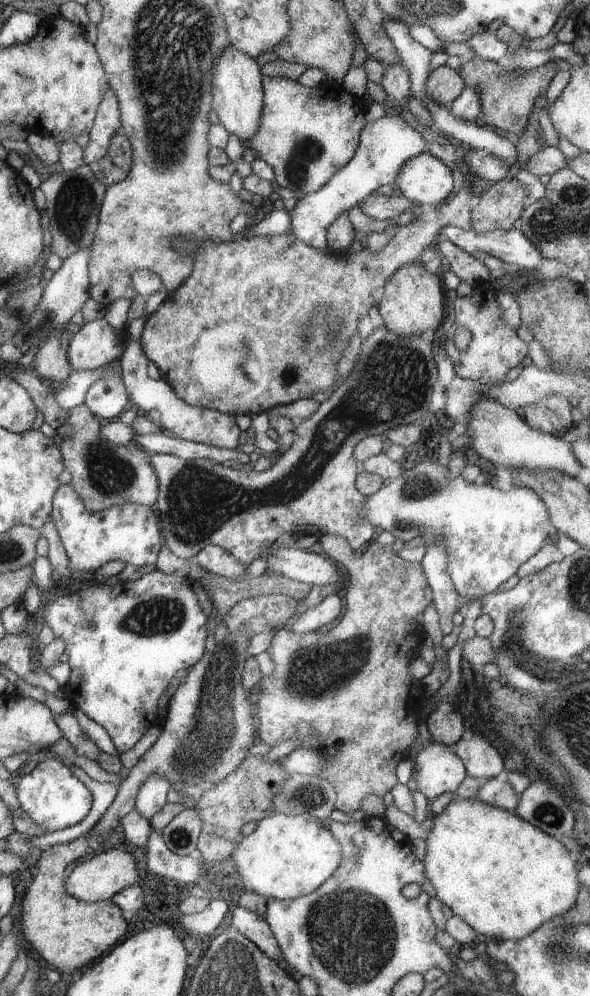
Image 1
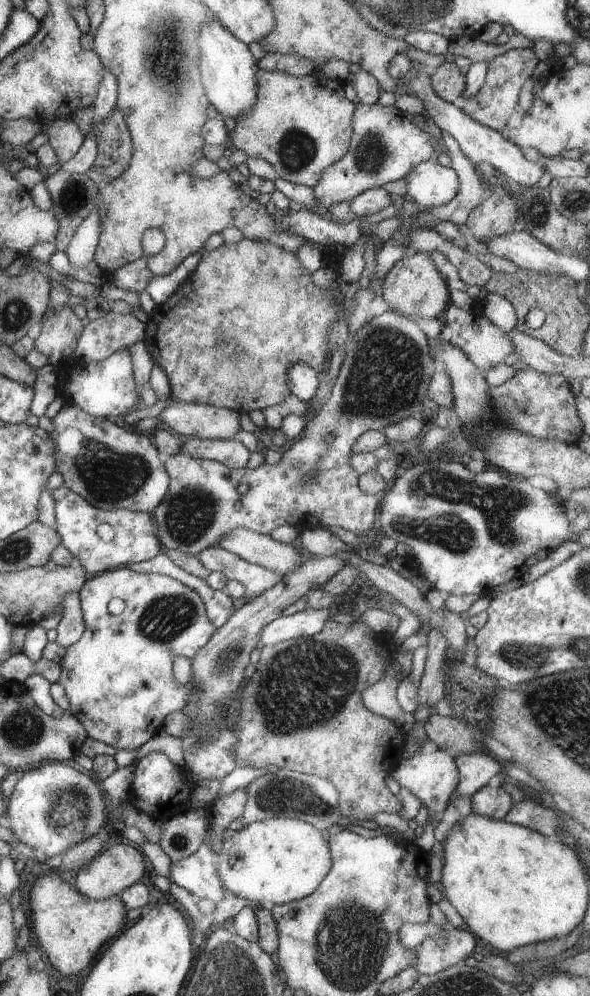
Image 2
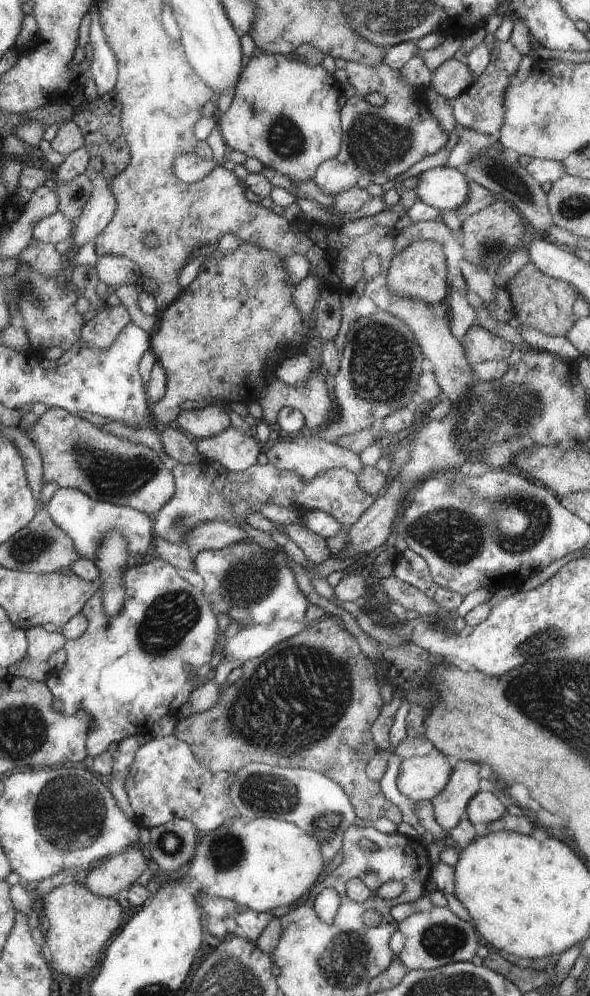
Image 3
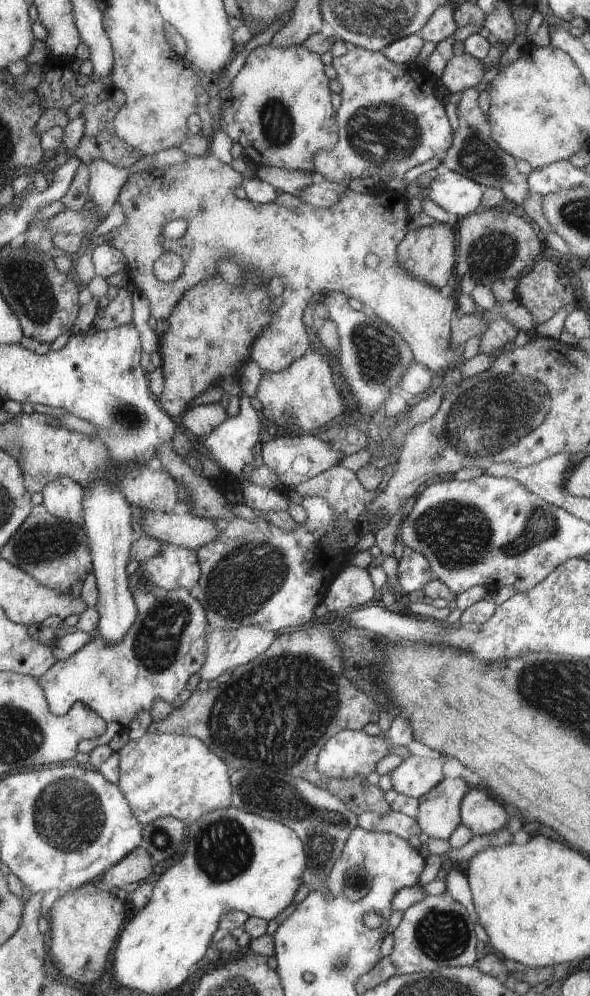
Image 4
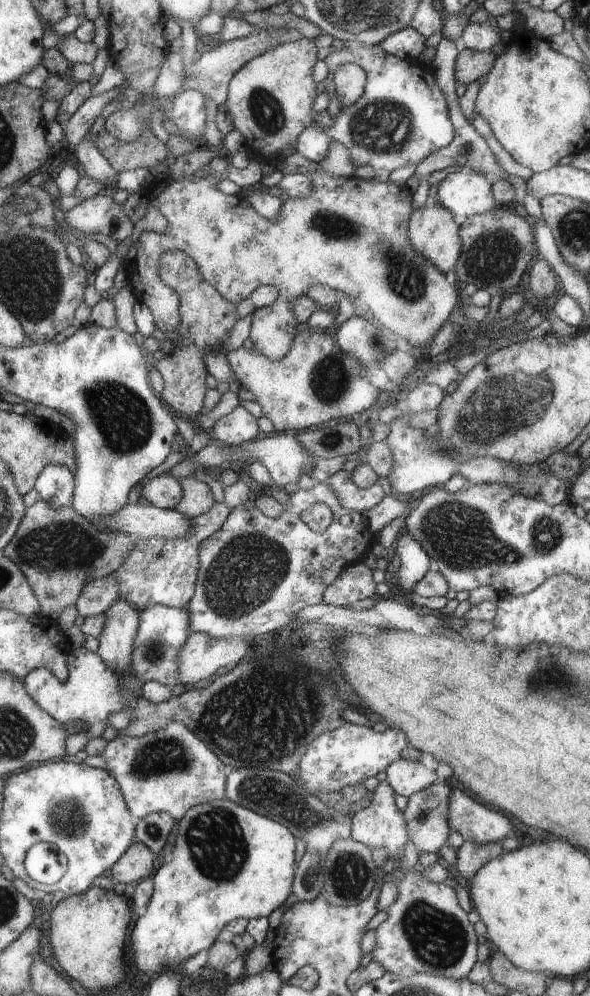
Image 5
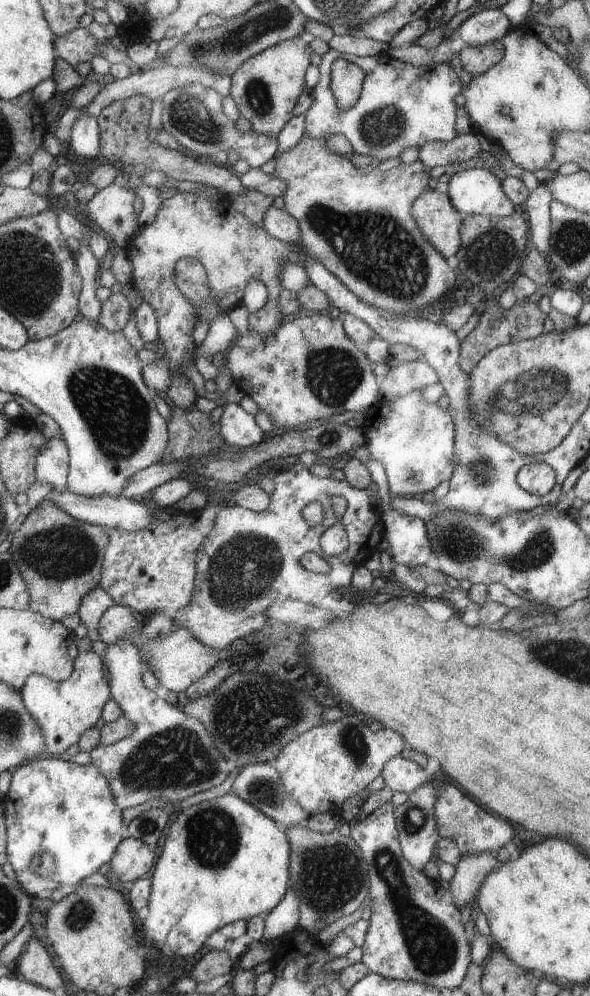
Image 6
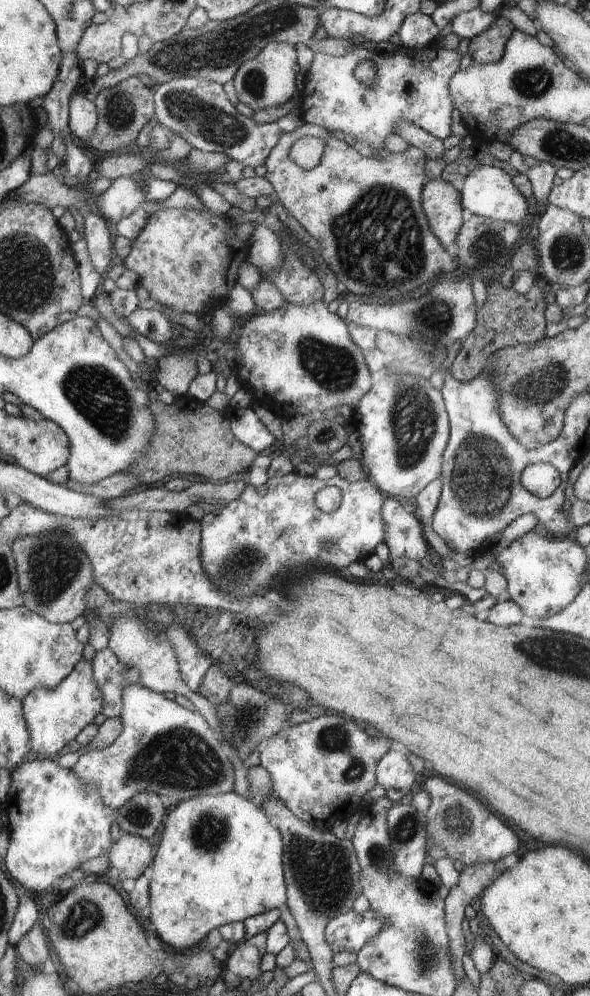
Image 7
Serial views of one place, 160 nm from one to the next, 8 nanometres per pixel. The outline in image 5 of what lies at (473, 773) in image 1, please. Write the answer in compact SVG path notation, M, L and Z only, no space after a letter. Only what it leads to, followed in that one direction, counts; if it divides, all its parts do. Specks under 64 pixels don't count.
M442 781L434 782L424 790L409 796L403 815L409 840L414 842L418 854L437 853L448 841L452 830L448 812L452 791L452 786Z

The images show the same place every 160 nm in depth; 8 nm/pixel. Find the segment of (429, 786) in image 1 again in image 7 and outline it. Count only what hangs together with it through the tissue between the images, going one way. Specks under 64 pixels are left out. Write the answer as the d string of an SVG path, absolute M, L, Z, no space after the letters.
M388 750L378 760L375 771L377 784L384 787L386 791L394 788L404 794L411 792L410 788L418 780L416 775L408 758L404 754L400 754L400 752L396 752L396 750Z

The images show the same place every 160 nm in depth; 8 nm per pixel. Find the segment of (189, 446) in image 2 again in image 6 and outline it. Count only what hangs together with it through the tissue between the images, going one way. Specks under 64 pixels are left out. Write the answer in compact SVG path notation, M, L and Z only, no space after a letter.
M228 403L223 408L219 433L226 444L241 448L260 445L264 440L264 432L254 422L254 416L246 414L240 403Z

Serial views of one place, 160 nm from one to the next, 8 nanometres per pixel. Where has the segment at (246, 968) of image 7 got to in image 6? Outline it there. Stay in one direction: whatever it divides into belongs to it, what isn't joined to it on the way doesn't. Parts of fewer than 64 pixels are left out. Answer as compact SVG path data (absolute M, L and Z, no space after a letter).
M288 888L284 898L265 917L264 937L259 943L266 943L269 938L291 933L299 924L299 896L295 888Z

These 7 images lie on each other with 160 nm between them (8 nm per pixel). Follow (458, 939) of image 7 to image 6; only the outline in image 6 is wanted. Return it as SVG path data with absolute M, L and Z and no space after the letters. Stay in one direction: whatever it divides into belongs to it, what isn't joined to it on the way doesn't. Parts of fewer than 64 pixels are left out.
M484 851L476 854L461 855L456 863L455 874L450 881L450 890L458 908L466 903L474 904L475 896L482 881L490 871L501 865L495 853Z

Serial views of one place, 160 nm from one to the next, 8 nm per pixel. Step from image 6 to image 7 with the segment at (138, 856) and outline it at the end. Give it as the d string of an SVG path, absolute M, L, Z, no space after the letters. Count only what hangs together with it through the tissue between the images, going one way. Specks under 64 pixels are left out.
M127 833L118 840L118 844L109 851L111 868L116 868L120 873L120 880L136 880L142 877L142 872L152 863L152 846L148 840L140 836Z

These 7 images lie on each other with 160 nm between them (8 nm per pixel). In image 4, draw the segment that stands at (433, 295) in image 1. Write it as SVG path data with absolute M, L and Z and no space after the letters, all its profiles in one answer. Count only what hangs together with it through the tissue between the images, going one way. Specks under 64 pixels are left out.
M436 223L436 226L420 227L414 231L408 231L408 234L398 243L397 263L402 270L415 279L440 290L452 282L450 276L452 272L453 274L455 272L456 243L455 228L448 224Z

